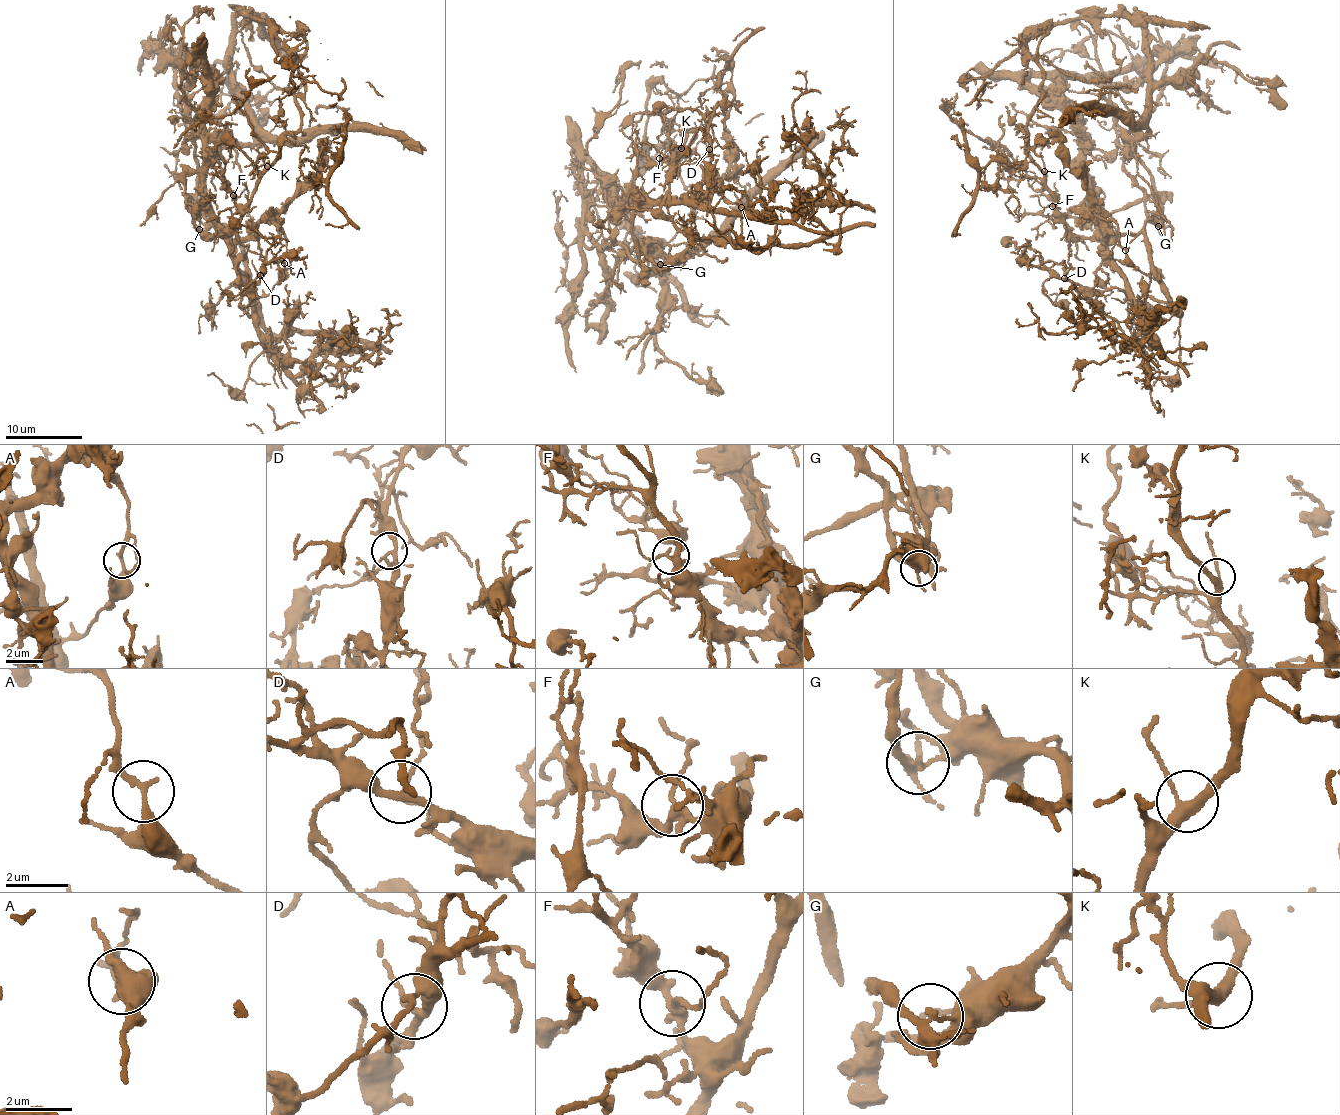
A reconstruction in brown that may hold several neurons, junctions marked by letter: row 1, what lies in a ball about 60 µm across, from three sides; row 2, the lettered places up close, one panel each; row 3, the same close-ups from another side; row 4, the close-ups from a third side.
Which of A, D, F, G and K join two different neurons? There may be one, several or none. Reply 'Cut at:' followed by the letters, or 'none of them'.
Cut at: A, G

